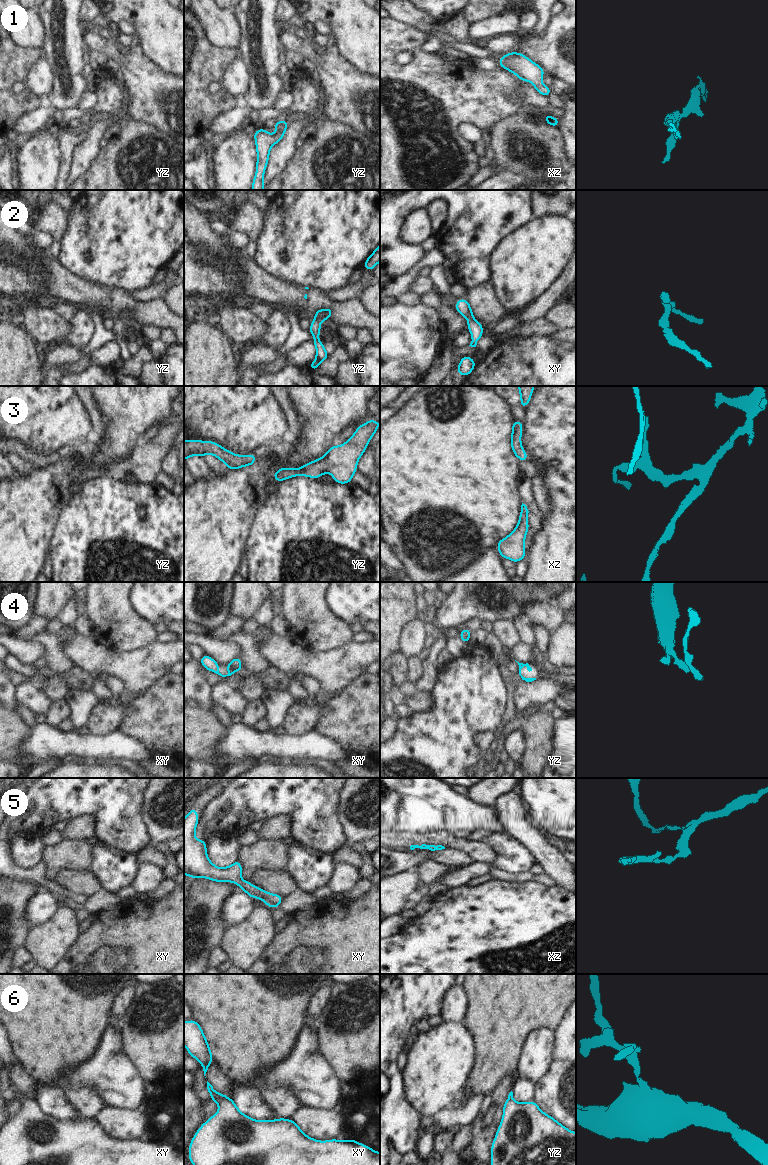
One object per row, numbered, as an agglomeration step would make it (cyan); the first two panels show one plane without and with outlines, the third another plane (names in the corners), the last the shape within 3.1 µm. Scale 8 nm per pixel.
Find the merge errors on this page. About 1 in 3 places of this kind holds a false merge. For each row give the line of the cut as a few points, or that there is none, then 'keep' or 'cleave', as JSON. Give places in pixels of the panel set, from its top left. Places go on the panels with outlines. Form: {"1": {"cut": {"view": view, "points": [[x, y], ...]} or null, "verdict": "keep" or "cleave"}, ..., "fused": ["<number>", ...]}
{"1": {"cut": null, "verdict": "keep"}, "2": {"cut": null, "verdict": "keep"}, "3": {"cut": null, "verdict": "keep"}, "4": {"cut": {"view": "xy", "points": [[227, 665], [233, 669]]}, "verdict": "cleave"}, "5": {"cut": null, "verdict": "keep"}, "6": {"cut": null, "verdict": "keep"}, "fused": ["4"]}

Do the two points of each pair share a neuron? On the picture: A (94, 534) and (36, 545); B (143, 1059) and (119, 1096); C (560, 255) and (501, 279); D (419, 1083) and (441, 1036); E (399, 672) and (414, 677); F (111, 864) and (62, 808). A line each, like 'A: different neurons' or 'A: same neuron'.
A: different neurons
B: different neurons
C: same neuron
D: same neuron
E: different neurons
F: different neurons

